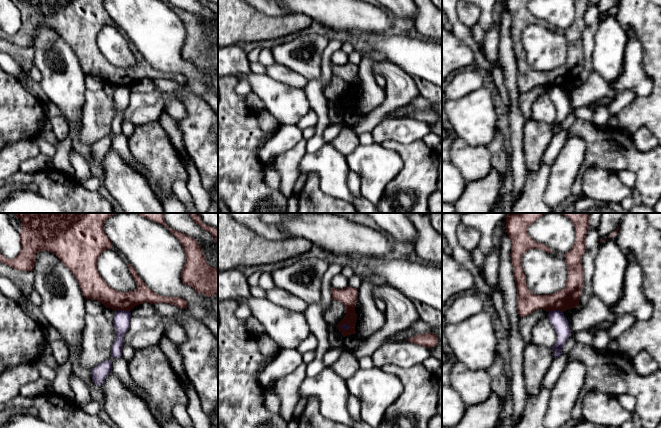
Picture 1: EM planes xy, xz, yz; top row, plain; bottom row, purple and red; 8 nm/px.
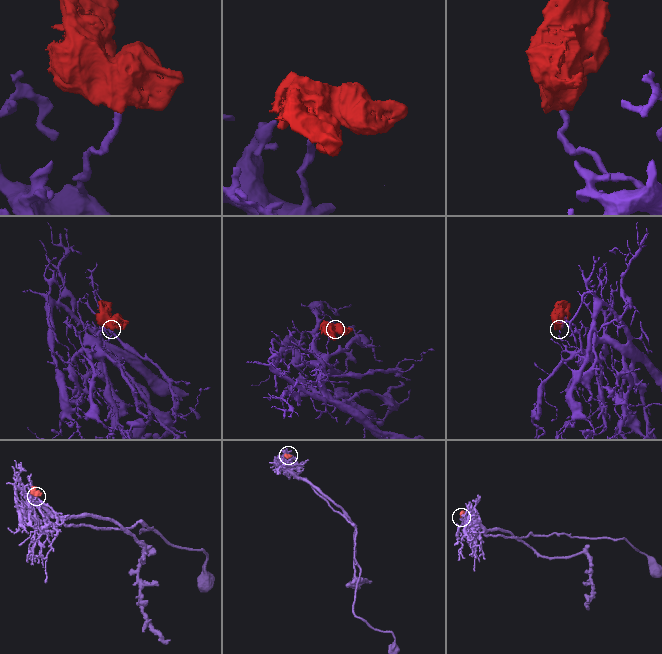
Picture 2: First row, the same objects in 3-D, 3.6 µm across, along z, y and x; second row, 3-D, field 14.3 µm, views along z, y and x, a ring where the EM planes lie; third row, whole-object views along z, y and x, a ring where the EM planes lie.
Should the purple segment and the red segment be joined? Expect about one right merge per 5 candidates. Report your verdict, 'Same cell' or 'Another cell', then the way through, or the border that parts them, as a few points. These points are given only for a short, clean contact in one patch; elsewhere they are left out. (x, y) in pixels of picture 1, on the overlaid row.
Another cell. Boundary: xy (129, 310), (115, 311)

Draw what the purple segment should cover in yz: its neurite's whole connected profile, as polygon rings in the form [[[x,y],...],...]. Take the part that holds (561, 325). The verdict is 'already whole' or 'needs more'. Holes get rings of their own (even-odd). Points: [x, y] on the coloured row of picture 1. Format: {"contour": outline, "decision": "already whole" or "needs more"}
{"contour": [[[553,310],[548,313],[548,317],[557,334],[556,344],[552,347],[554,358],[556,359],[562,354],[562,348],[570,336],[571,330],[563,312]]], "decision": "already whole"}

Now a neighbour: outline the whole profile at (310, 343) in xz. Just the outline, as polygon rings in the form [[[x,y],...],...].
[[[314,334],[310,335],[296,348],[300,354],[308,351],[315,351],[318,347],[318,341]]]

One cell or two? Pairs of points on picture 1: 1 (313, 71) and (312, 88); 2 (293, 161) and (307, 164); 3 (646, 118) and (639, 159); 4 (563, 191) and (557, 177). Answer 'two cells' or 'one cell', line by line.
1: two cells
2: two cells
3: two cells
4: one cell

